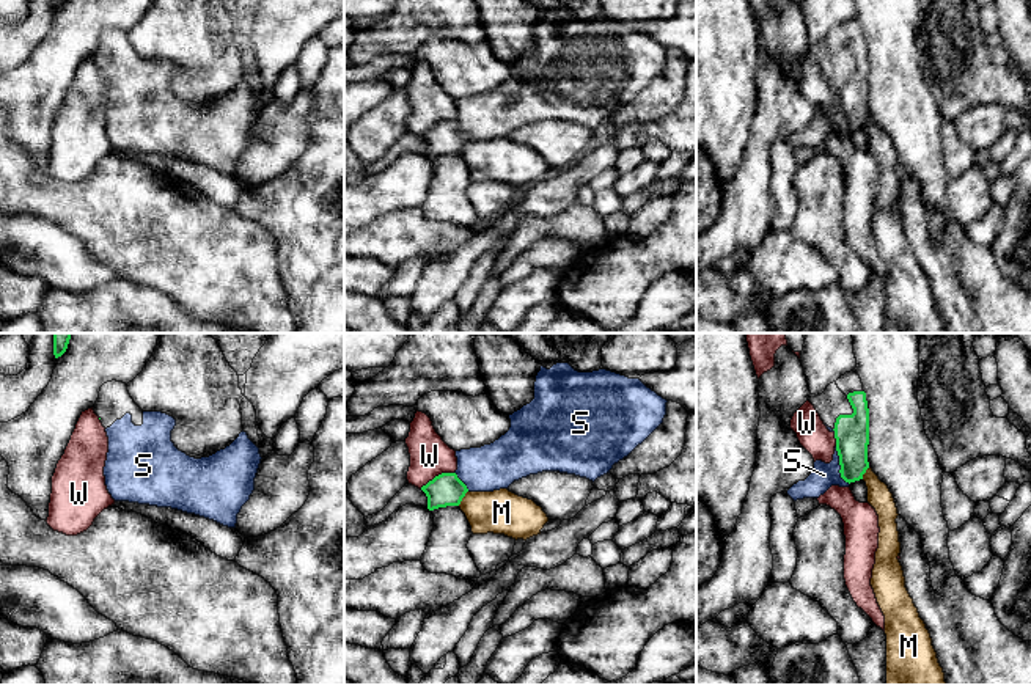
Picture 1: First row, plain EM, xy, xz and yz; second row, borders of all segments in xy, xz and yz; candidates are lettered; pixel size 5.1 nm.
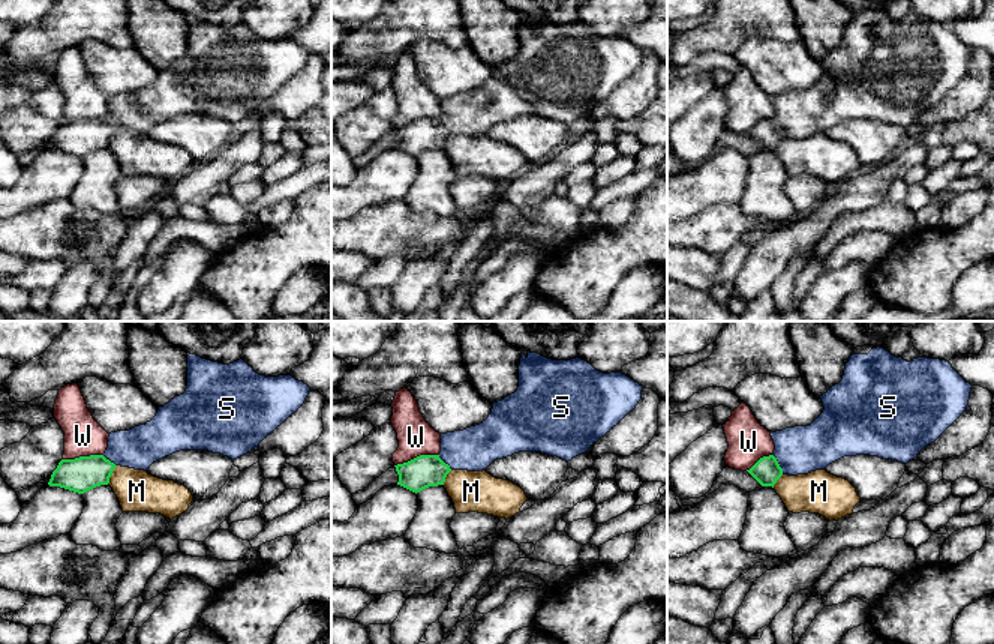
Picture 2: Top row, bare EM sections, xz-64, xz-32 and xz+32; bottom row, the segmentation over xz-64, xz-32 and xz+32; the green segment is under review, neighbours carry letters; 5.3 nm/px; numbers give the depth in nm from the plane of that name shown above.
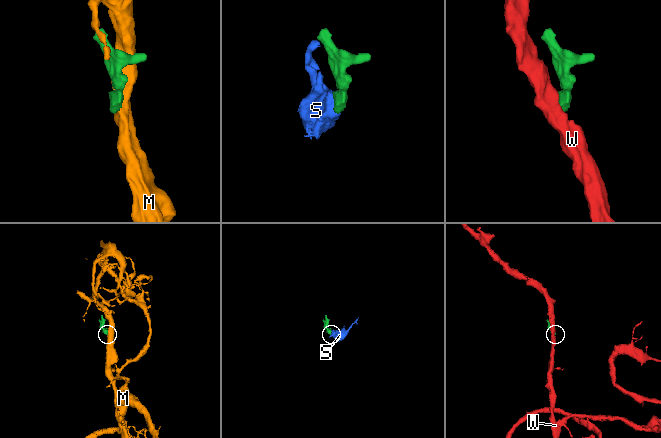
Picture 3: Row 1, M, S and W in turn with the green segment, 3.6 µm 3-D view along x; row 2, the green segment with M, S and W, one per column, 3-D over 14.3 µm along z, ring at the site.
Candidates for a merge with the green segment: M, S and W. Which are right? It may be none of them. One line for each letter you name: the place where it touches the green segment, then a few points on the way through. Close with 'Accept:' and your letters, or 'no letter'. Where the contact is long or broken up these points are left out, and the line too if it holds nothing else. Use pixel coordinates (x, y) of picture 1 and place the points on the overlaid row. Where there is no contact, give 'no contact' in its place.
S: meets green in yz at (840, 464); runs through yz (851, 431), (851, 453), (840, 464), (829, 475), (824, 475)
Accept: S

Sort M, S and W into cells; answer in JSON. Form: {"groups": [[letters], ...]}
{"groups": [["M"], ["S"], ["W"]]}

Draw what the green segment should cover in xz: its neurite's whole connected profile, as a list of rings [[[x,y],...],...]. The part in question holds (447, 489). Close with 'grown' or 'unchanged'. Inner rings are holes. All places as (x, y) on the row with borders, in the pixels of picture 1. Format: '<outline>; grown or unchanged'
[[[556,363],[550,369],[541,366],[534,399],[509,415],[509,430],[490,445],[456,451],[457,470],[442,473],[421,487],[427,509],[459,506],[467,492],[508,489],[514,481],[542,471],[575,474],[594,482],[663,423],[666,402],[640,379],[607,369],[578,372],[569,363]]]; grown

